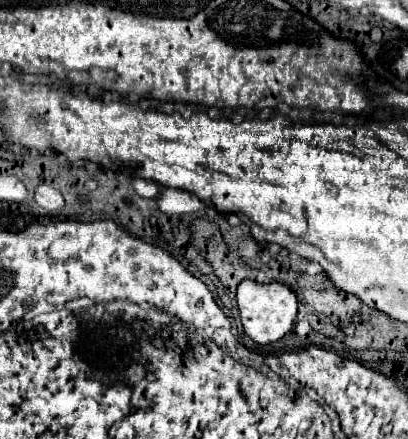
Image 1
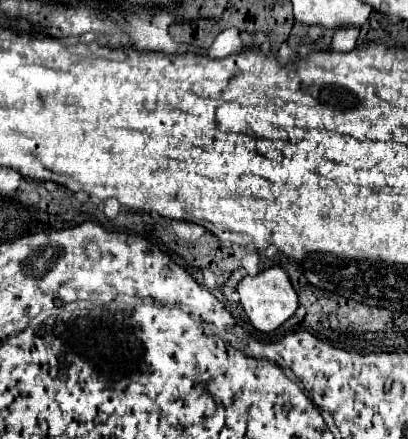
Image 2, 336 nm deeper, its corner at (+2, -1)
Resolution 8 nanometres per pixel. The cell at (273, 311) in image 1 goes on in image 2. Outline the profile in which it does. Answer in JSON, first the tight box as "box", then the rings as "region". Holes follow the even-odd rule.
{"box":[237,267,299,333],"region":[[[271,267],[271,269],[265,269],[261,273],[257,273],[255,277],[247,275],[239,281],[237,285],[237,293],[241,297],[241,305],[251,321],[251,325],[261,331],[261,333],[271,333],[275,331],[283,321],[287,321],[295,309],[299,307],[297,305],[297,293],[293,291],[291,283],[289,283],[289,277],[283,269],[279,267]]]}

